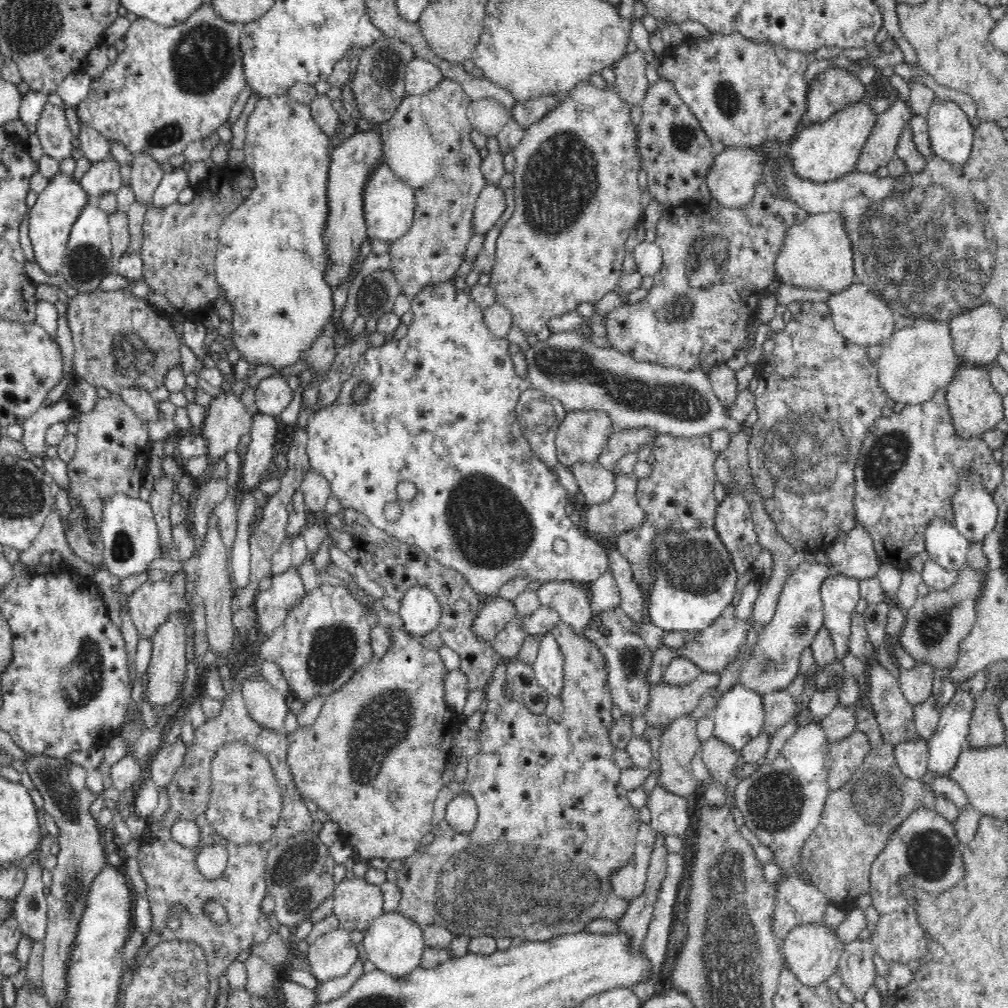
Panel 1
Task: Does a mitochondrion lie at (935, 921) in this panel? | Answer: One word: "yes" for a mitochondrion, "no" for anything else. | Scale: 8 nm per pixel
no

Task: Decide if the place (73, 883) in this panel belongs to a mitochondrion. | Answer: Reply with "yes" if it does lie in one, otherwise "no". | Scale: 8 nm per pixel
yes

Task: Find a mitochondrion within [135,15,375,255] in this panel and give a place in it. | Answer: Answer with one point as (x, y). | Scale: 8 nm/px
(203, 58)

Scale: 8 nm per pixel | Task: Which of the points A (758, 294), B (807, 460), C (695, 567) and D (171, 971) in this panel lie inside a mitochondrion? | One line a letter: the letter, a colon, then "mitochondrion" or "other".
A: other
B: mitochondrion
C: mitochondrion
D: mitochondrion

